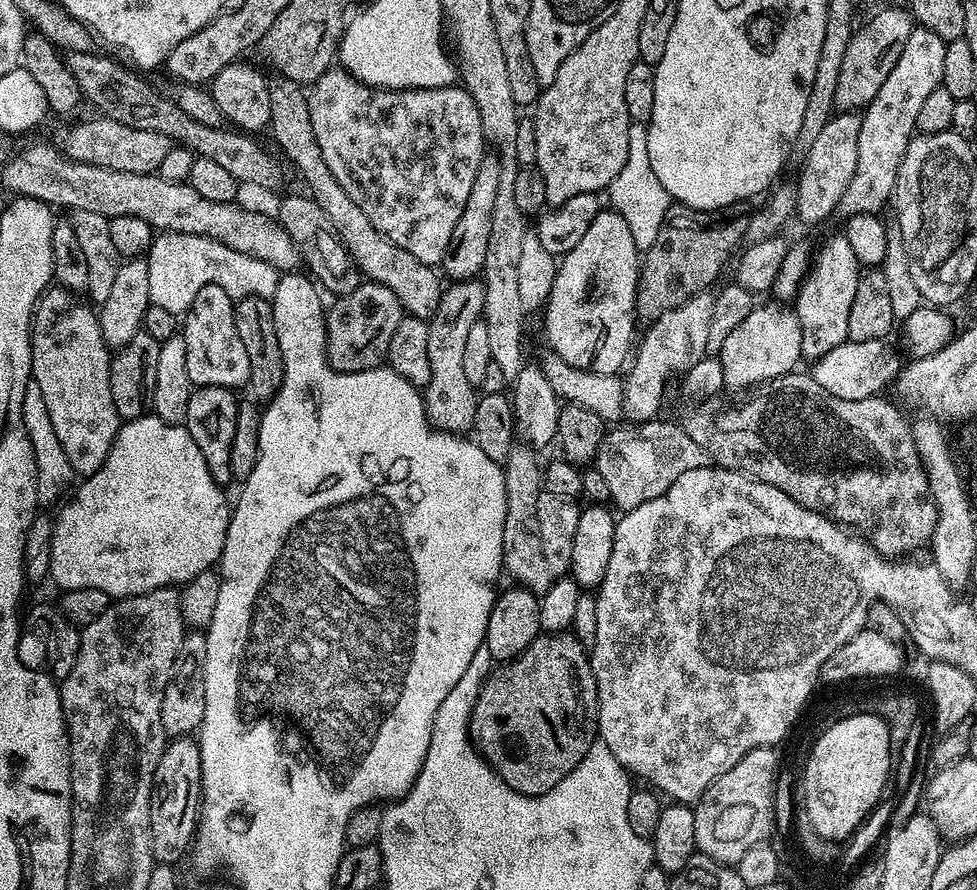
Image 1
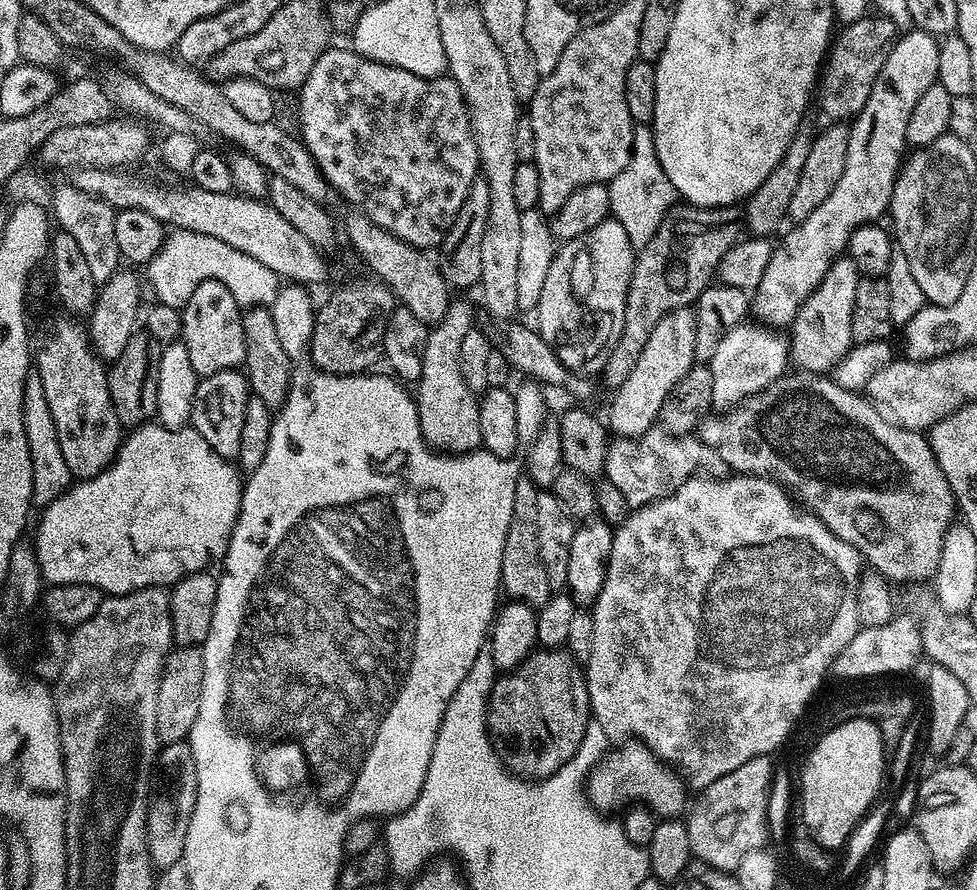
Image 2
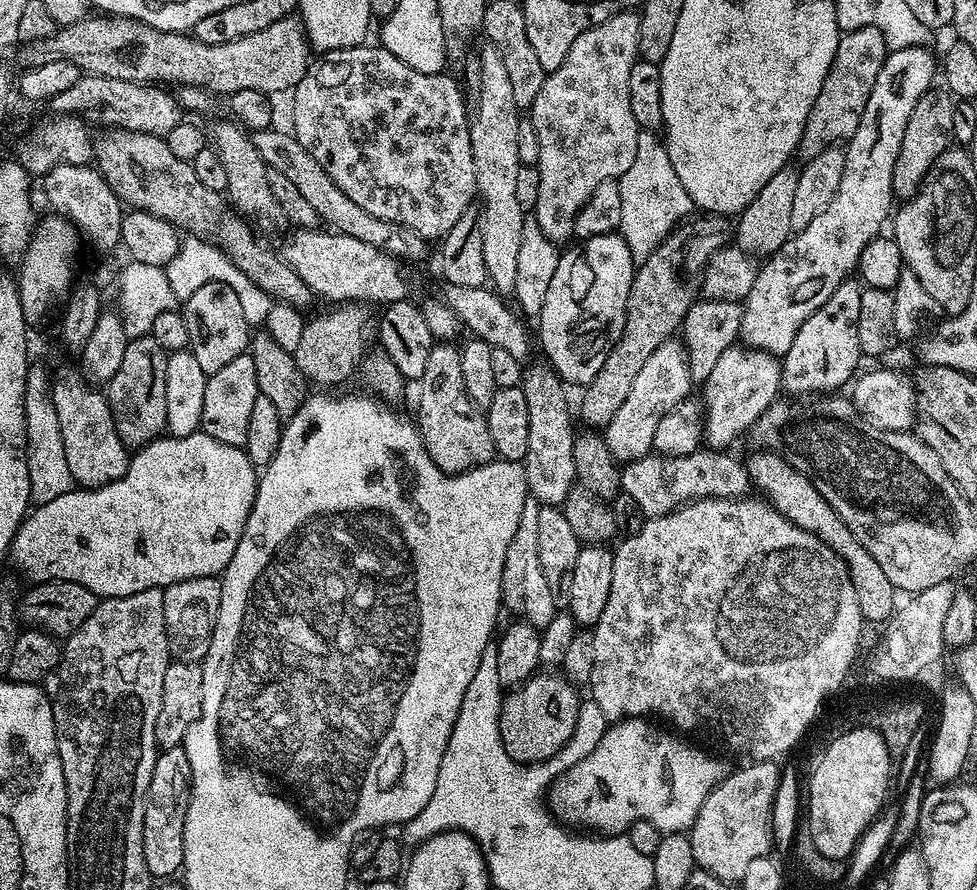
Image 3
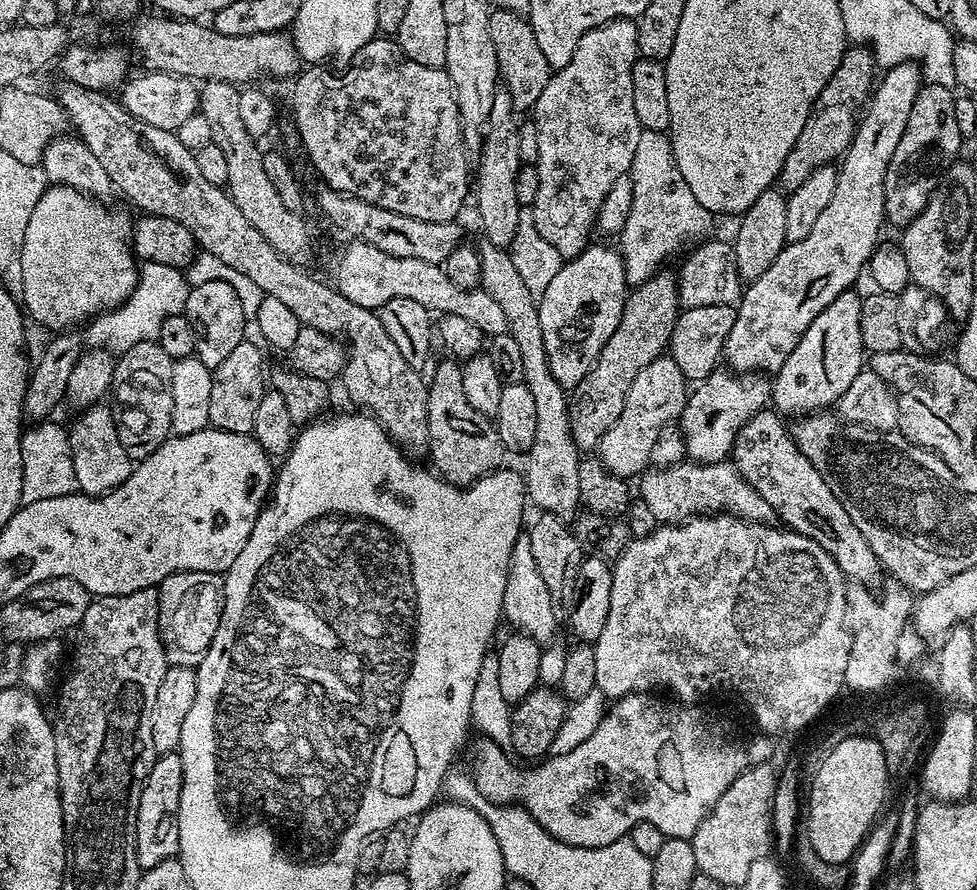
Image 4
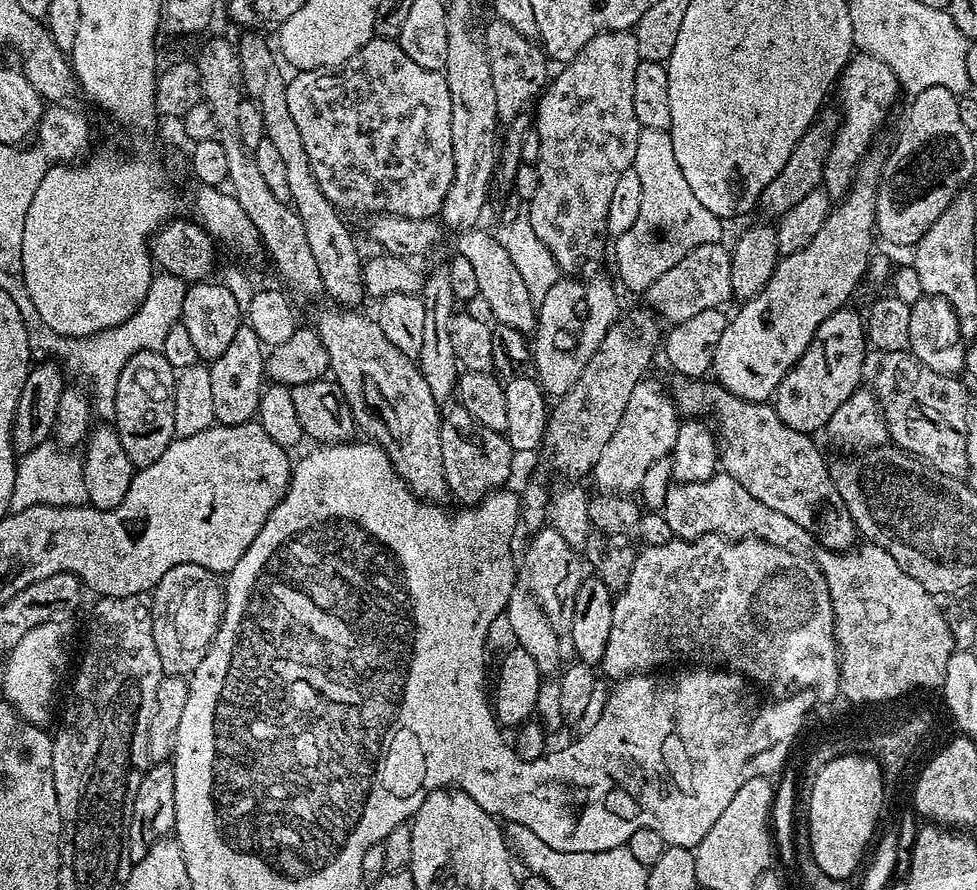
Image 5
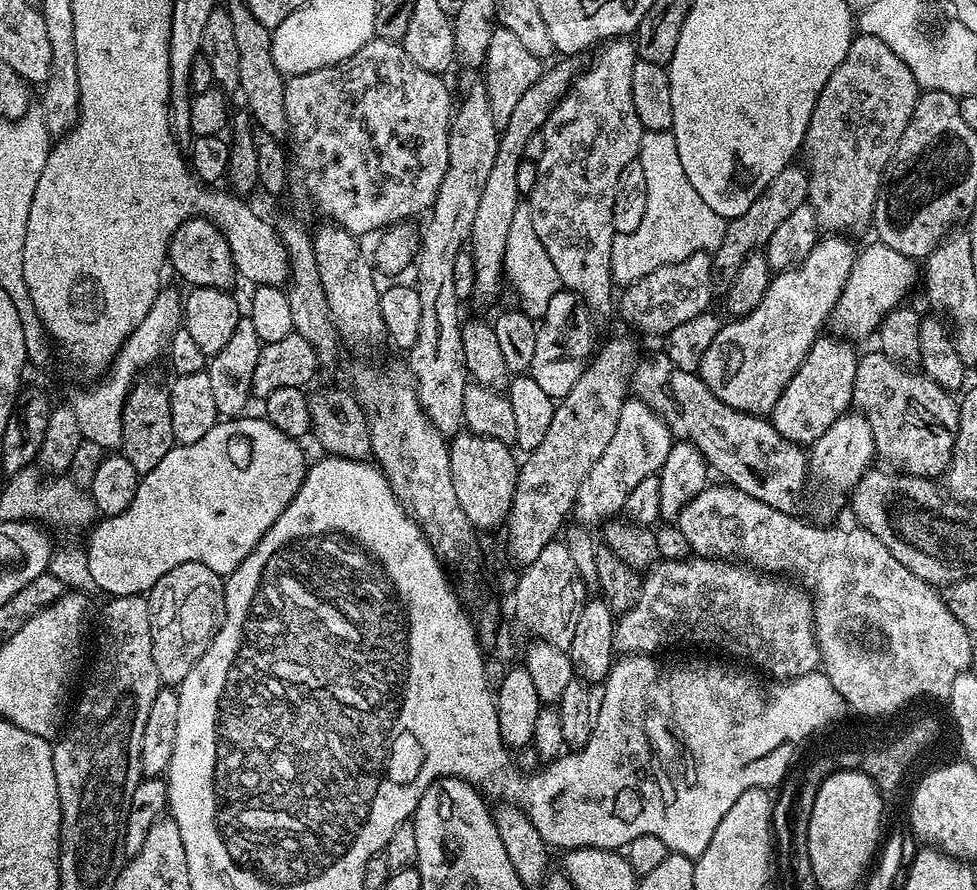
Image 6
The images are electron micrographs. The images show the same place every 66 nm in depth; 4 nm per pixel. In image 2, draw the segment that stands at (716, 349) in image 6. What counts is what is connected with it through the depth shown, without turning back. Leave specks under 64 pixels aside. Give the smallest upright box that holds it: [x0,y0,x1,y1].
[750,30,940,330]

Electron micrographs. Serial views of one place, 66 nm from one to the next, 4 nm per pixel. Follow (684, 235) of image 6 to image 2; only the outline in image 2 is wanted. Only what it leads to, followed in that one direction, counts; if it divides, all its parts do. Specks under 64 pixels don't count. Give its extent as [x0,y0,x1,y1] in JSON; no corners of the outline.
[607,126,678,249]

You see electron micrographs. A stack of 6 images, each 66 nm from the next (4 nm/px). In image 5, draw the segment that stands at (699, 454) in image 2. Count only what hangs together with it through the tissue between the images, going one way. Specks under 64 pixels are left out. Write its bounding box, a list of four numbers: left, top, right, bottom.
[662,474,806,545]

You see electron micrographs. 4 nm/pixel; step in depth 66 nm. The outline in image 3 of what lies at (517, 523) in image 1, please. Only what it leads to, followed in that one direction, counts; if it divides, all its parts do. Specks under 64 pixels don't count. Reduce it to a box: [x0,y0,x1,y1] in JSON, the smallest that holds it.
[500,499,558,630]

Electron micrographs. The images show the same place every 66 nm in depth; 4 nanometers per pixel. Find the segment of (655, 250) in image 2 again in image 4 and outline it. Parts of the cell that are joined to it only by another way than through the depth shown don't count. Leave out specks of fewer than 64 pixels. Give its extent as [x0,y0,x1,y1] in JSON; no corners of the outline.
[570,270,682,449]

